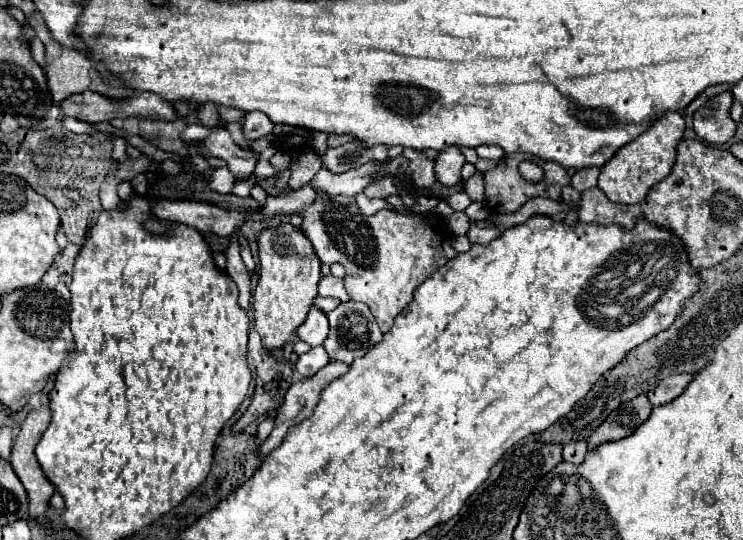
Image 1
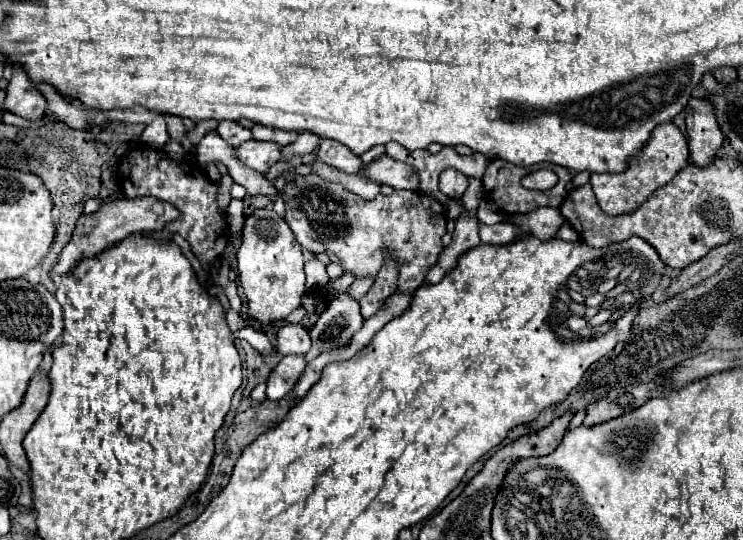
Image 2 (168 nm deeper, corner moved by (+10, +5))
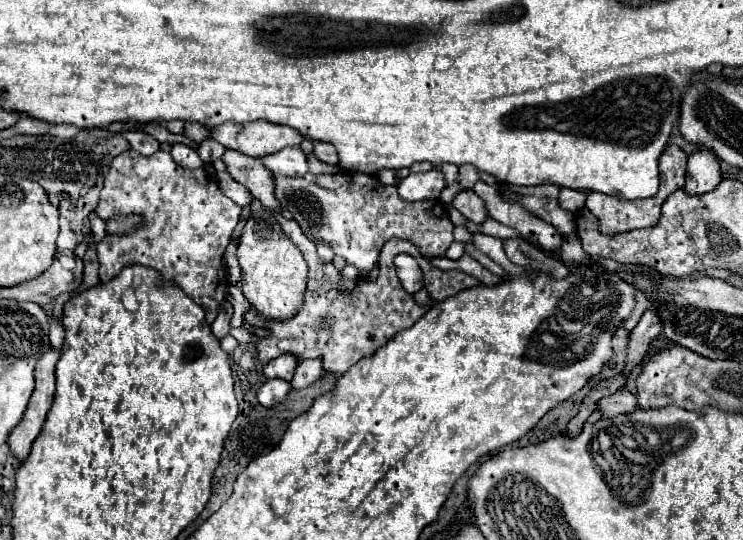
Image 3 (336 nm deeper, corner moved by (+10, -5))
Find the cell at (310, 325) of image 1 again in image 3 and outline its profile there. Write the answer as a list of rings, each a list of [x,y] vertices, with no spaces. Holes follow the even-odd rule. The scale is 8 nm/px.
[[[282,354],[276,360],[270,360],[264,366],[264,376],[266,378],[284,378],[284,380],[292,380],[294,370],[298,366],[298,358],[294,354]]]

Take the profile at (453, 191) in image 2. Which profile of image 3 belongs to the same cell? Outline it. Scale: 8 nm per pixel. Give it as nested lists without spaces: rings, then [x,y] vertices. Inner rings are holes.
[[[460,190],[460,192],[452,198],[452,202],[448,204],[448,208],[456,208],[456,210],[462,212],[466,218],[470,218],[474,224],[482,224],[484,218],[488,216],[482,198],[476,196],[474,190]]]

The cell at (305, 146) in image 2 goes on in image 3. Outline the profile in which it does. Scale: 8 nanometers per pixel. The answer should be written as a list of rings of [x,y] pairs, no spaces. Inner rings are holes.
[[[314,142],[314,156],[326,164],[338,164],[336,148],[328,142]]]

